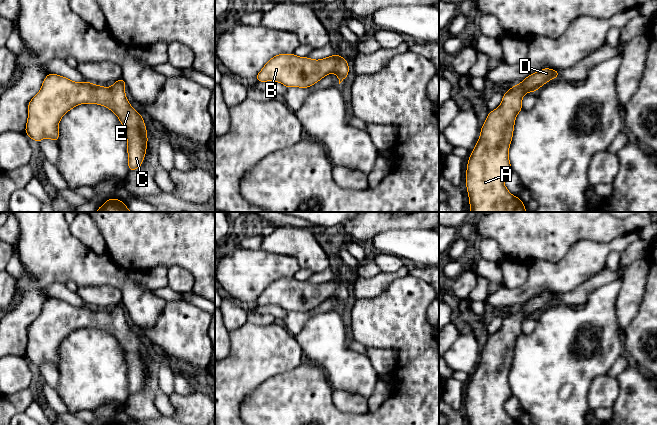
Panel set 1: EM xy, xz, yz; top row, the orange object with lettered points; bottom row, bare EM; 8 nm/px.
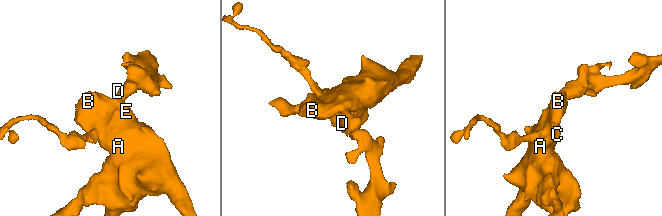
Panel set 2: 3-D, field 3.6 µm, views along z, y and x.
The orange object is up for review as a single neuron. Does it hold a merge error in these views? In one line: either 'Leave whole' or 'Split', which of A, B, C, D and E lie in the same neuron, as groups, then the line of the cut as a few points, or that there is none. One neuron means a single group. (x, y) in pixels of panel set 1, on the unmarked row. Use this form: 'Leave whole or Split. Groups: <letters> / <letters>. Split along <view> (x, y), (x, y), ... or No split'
Leave whole. Groups: A B C D E. No split

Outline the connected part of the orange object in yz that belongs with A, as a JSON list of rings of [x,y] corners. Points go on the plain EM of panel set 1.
[[[544,292],[527,300],[505,316],[501,328],[489,336],[467,388],[469,425],[521,425],[504,409],[505,402],[512,396],[508,375],[515,343],[522,334],[523,320],[559,301],[559,296]]]

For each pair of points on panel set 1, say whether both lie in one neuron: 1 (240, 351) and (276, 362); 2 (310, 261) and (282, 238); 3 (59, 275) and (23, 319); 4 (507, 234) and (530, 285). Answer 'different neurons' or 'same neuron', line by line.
1: same neuron
2: same neuron
3: same neuron
4: different neurons

